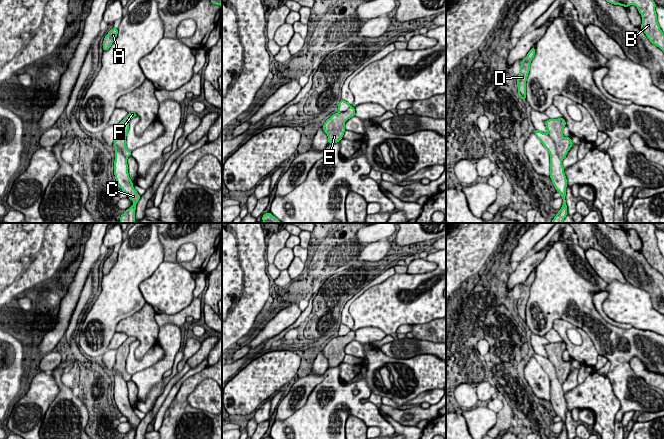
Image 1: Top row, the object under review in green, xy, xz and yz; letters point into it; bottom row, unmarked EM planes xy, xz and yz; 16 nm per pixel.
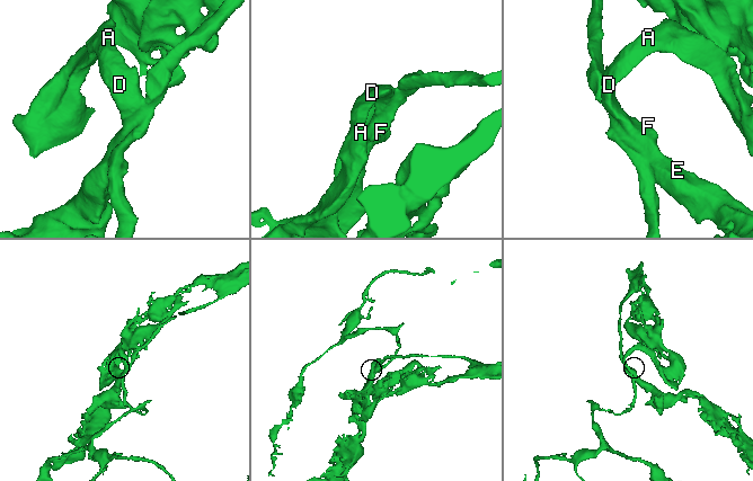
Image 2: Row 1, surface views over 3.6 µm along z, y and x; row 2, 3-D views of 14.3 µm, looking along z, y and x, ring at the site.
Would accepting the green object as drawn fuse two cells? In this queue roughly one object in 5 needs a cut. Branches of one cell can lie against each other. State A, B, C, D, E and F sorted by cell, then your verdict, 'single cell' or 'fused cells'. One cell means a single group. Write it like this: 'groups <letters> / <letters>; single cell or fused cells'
groups A B C D E F; single cell

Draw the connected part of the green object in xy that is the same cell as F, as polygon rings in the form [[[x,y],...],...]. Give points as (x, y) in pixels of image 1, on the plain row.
[[[130,336],[117,349],[116,363],[113,367],[115,371],[114,399],[117,410],[134,426],[134,428],[129,433],[125,434],[122,439],[135,439],[136,428],[141,421],[133,411],[127,388],[127,382],[131,380],[131,375],[126,372],[126,360],[129,354],[129,346],[135,340],[137,339],[134,336]]]

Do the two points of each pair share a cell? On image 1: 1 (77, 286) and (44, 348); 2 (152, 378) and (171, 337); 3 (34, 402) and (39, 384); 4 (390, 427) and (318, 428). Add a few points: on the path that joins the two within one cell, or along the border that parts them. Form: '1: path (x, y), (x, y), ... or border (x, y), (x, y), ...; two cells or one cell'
1: path (69, 301), (62, 325), (57, 333); one cell
2: path (160, 368), (168, 360), (171, 347); one cell
3: path (38, 398), (39, 388); one cell
4: path (371, 415), (357, 402), (339, 402), (332, 409); one cell

